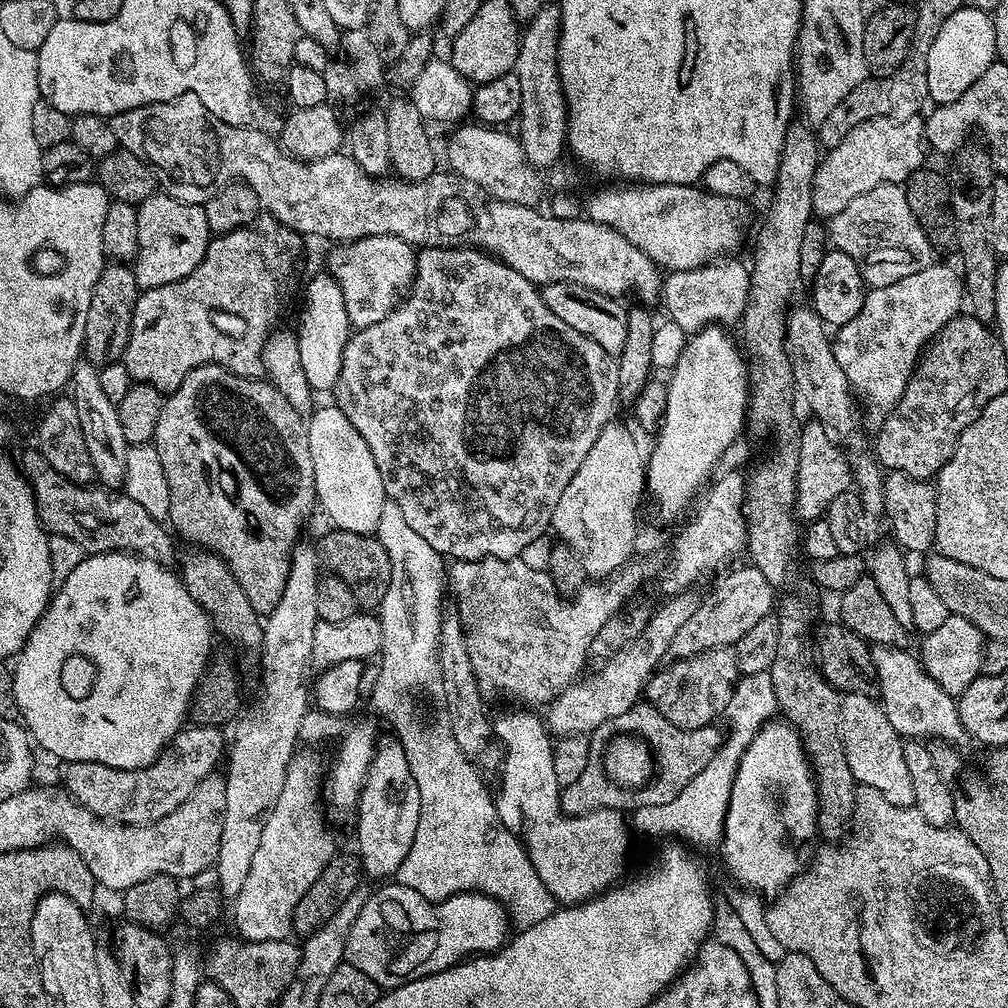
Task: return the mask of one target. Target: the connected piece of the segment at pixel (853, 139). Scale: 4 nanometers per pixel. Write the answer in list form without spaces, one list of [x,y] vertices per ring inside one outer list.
[[[919,115],[909,120],[890,120],[879,116],[854,126],[838,142],[838,146],[827,149],[814,174],[812,183],[812,211],[817,217],[837,216],[858,194],[874,190],[879,184],[903,185],[911,172],[916,172],[925,163],[924,148],[926,124]]]

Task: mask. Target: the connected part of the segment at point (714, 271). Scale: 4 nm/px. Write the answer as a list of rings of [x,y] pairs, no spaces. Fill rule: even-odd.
[[[713,262],[685,272],[669,271],[663,277],[662,304],[668,307],[670,319],[682,326],[684,332],[695,334],[709,326],[729,326],[743,317],[748,301],[749,265],[724,263],[728,262]]]

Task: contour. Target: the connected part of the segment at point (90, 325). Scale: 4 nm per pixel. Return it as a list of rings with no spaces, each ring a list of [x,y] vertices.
[[[112,262],[102,270],[90,298],[90,314],[86,314],[83,355],[87,363],[103,366],[119,361],[132,333],[132,315],[141,289],[136,286],[135,271],[127,263]]]

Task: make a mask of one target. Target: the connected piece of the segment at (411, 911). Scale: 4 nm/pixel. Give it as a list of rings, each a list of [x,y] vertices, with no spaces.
[[[398,882],[385,884],[388,884],[385,888],[369,895],[366,906],[362,906],[358,918],[354,918],[344,951],[347,964],[362,970],[362,974],[380,985],[381,989],[391,990],[411,980],[438,974],[473,954],[491,954],[505,943],[509,935],[510,917],[505,905],[498,903],[492,896],[483,896],[480,892],[459,892],[448,900],[433,903],[422,898],[418,890],[410,890]]]

